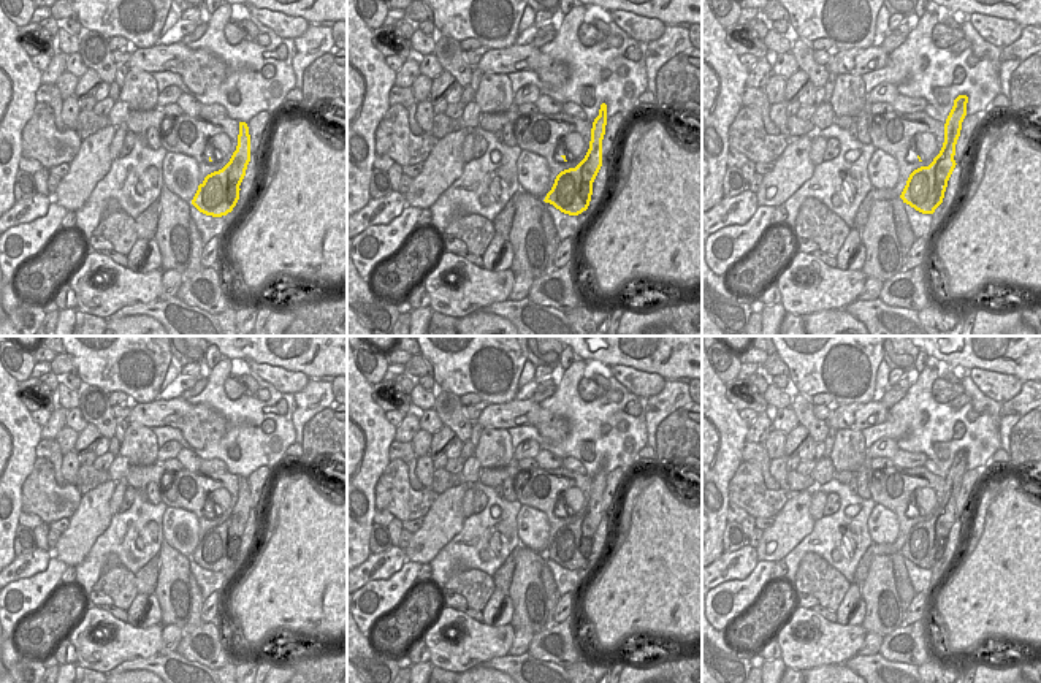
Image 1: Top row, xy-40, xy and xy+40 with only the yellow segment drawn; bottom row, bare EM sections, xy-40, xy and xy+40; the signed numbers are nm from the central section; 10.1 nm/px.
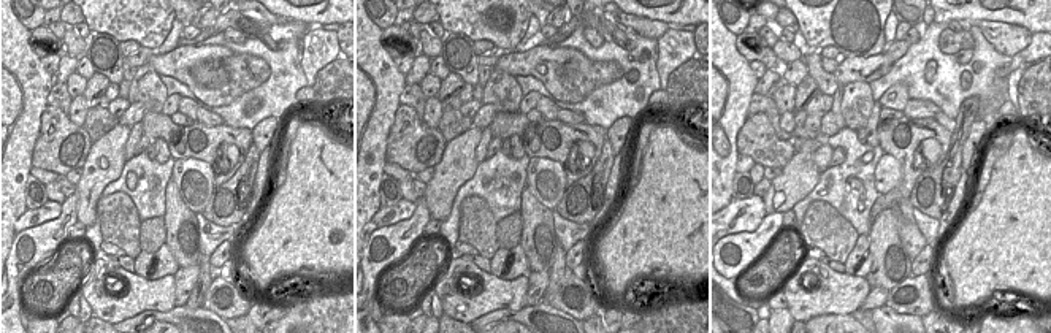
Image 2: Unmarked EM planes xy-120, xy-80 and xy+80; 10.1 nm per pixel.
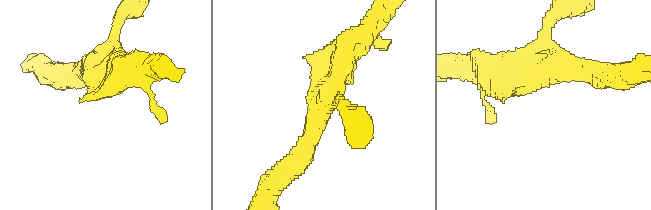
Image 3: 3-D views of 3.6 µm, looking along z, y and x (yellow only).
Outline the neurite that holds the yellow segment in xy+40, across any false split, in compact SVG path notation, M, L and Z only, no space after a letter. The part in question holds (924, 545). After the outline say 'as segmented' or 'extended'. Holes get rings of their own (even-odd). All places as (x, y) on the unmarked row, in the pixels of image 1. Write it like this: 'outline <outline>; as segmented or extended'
outline M959 450L944 479L944 498L929 521L914 525L900 550L903 558L922 569L933 569L943 558L948 536L955 523L955 499L967 471L967 450Z; as segmented

